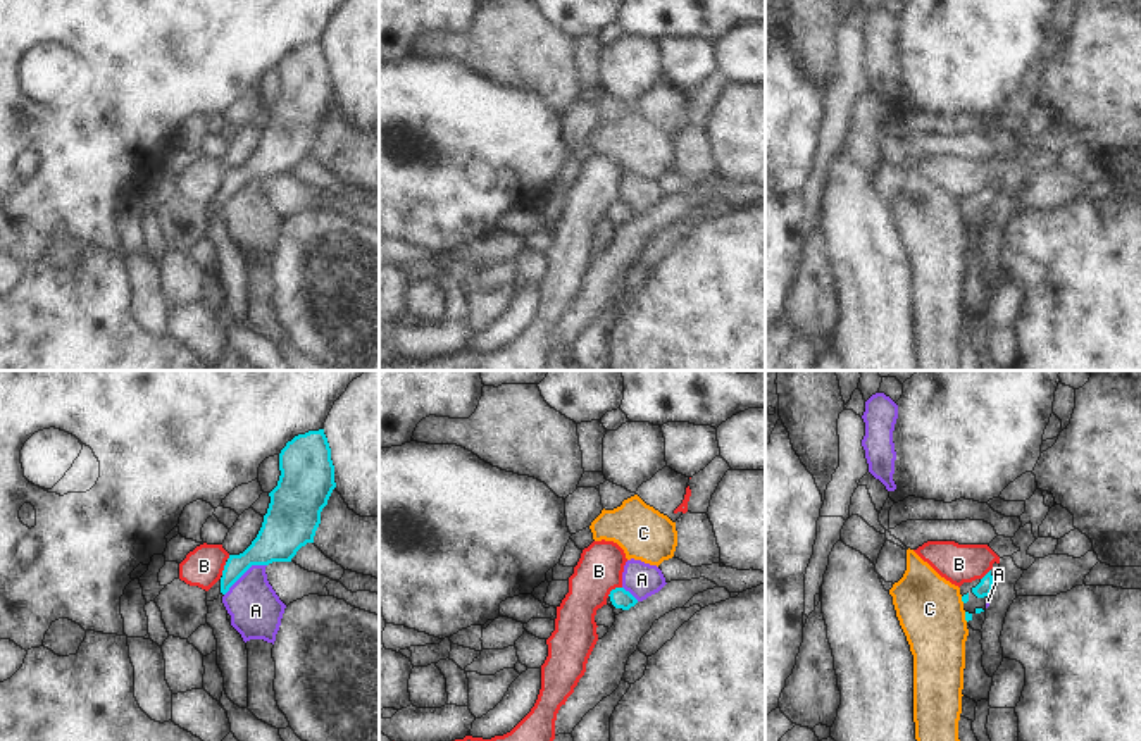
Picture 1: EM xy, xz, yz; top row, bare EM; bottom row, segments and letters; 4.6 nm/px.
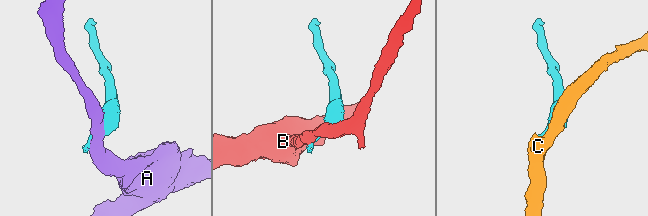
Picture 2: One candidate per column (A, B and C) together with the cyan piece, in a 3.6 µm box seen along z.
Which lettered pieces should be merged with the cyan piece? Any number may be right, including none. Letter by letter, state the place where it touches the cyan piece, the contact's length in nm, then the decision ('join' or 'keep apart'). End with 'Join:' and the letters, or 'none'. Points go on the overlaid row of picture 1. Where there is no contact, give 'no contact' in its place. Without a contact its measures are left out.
A: xy (243, 572) | 240 nm | keep apart
B: xz (616, 588) | 80 nm | keep apart
C: yz (966, 617) | 50 nm | keep apart
Join: none

